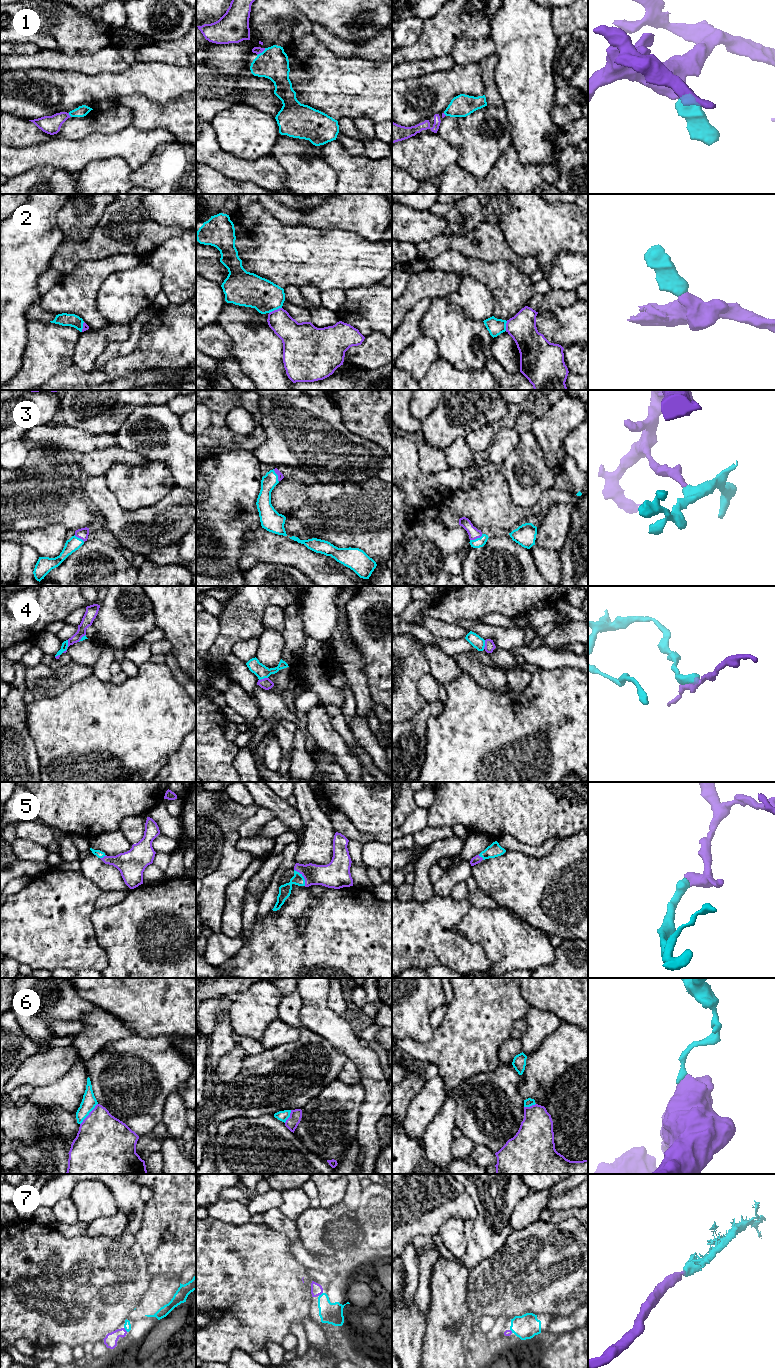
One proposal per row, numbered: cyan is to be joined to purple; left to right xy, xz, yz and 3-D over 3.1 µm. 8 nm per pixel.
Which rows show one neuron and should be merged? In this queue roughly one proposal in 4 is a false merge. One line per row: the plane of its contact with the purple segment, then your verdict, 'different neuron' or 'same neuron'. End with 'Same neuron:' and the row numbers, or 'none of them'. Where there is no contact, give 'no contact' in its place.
1: contact in xz; same neuron
2: contact in xz; different neuron
3: contact in yz; same neuron
4: contact in xy; different neuron
5: contact in xz; same neuron
6: contact in xy; different neuron
7: contact in xy; same neuron
Same neuron: 1, 3, 5, 7

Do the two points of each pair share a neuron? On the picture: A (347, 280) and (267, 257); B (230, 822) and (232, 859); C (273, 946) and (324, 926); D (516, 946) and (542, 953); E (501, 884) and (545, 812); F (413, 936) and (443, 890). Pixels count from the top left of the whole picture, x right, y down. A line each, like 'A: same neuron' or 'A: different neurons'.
A: same neuron
B: different neurons
C: same neuron
D: same neuron
E: different neurons
F: different neurons

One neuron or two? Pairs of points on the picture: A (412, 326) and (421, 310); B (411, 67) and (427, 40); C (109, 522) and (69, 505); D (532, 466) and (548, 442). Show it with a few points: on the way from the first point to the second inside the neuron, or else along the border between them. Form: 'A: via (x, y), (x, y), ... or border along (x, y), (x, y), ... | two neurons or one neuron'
A: via (412, 322), (412, 319), (417, 314) | one neuron
B: border along (438, 56), (432, 59), (407, 60), (402, 63) | two neurons
C: border along (96, 507), (102, 517), (102, 522), (99, 525) | two neurons
D: border along (531, 430), (543, 453), (546, 464), (555, 471) | two neurons

